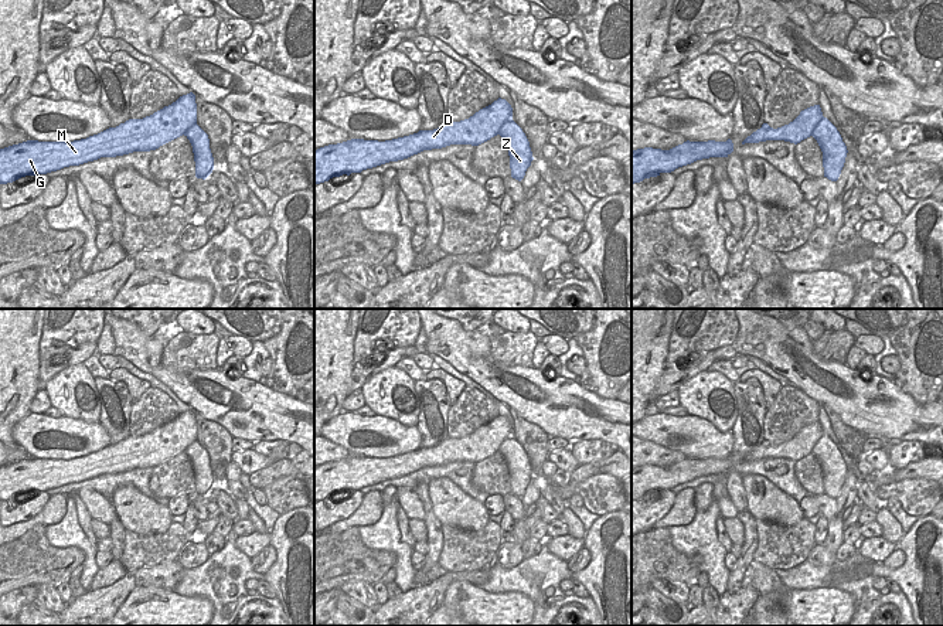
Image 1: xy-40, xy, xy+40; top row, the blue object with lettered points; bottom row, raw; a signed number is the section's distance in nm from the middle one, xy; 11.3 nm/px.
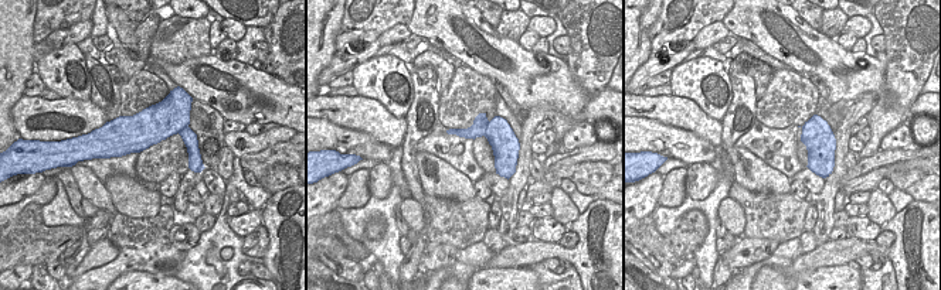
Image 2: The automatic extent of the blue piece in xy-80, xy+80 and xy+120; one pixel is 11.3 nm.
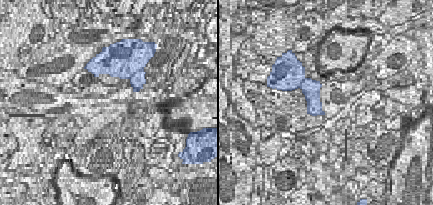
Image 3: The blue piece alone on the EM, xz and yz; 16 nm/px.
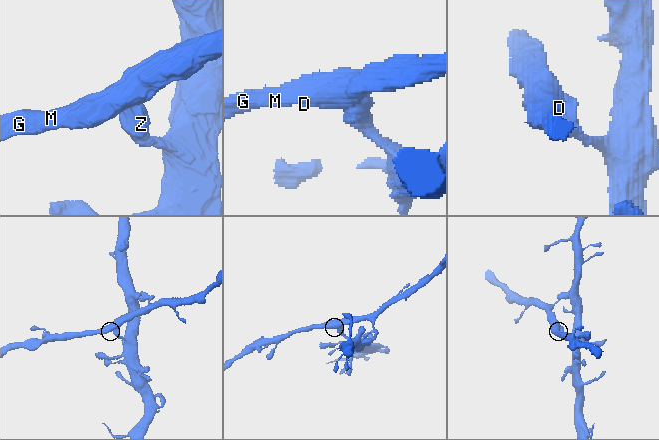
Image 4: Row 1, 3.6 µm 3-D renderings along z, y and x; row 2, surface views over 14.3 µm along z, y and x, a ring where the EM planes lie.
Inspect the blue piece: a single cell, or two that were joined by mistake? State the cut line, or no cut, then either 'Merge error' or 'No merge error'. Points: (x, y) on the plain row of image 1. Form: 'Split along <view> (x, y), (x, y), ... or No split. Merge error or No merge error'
Split along xy (511, 435), (497, 451). Merge error

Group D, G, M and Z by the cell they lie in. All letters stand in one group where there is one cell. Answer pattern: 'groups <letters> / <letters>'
groups D G M / Z

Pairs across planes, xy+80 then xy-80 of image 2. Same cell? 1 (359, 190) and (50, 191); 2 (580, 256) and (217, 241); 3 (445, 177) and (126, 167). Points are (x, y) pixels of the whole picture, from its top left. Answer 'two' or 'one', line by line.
1: one
2: two
3: two

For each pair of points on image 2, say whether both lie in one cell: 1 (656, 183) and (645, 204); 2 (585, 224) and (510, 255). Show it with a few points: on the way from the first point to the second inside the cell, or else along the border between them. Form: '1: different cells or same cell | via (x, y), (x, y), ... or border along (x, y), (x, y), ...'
1: same cell | via (652, 188), (645, 198)
2: same cell | via (580, 246), (574, 252), (533, 252)

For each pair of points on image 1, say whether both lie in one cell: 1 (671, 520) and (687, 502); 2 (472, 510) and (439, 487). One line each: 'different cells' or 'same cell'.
1: same cell
2: same cell

